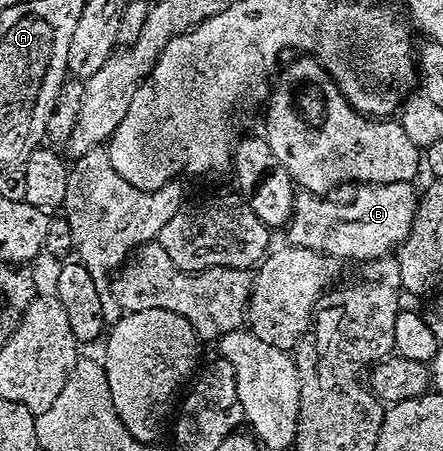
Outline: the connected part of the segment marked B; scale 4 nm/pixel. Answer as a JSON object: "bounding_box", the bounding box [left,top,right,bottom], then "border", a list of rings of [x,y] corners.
{"bounding_box":[287,181,418,261],"border":[[[410,181],[391,182],[374,186],[361,186],[356,189],[353,200],[346,204],[336,204],[321,194],[302,191],[293,204],[293,217],[289,219],[287,233],[288,243],[295,248],[309,248],[312,252],[324,252],[327,256],[335,256],[338,261],[345,260],[377,260],[389,251],[405,243],[412,230],[413,220],[417,217],[418,197],[413,196],[414,185]]]}

